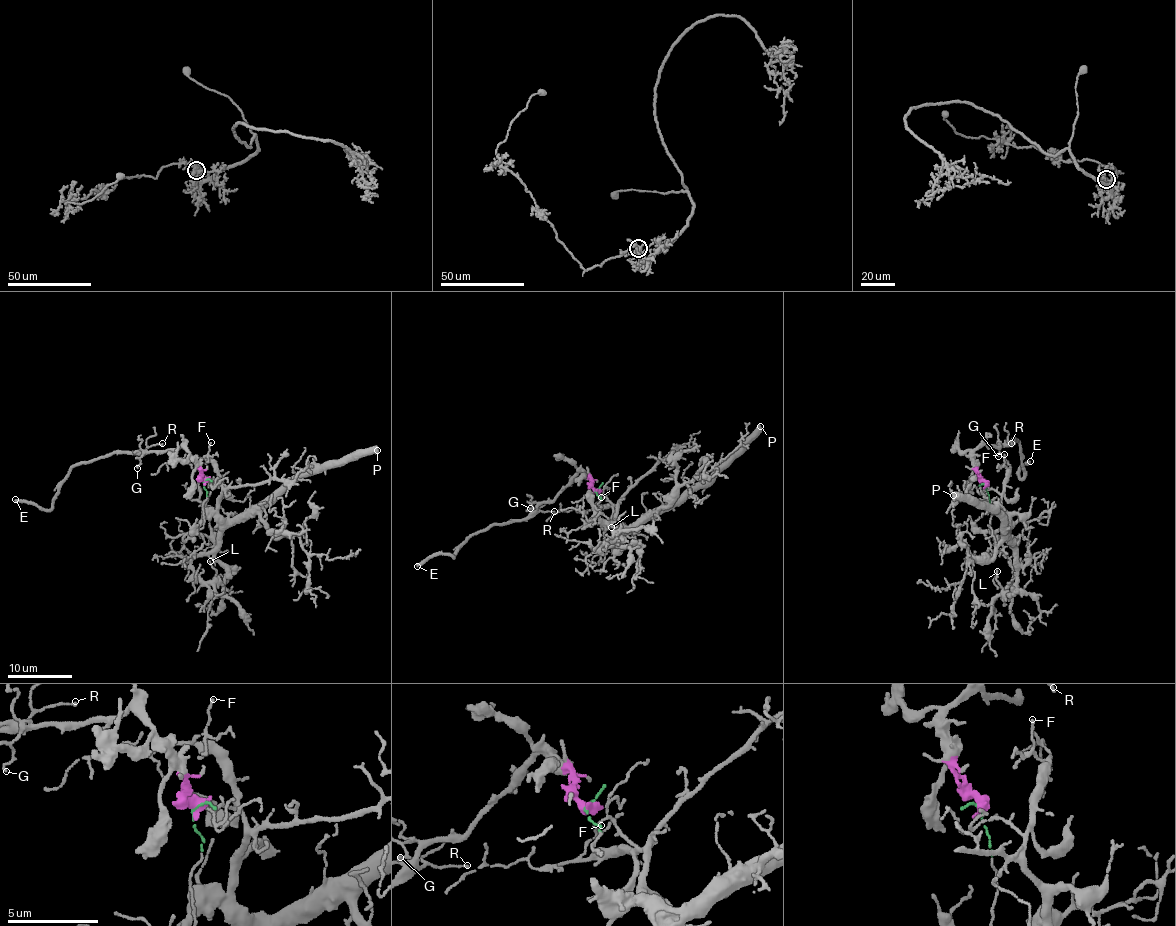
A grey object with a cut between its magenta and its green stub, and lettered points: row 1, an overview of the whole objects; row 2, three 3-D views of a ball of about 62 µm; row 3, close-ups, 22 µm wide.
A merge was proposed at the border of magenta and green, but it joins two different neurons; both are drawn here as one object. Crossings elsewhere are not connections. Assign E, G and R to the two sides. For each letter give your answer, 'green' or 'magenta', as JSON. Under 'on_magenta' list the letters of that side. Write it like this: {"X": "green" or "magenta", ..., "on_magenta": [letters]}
{"E": "magenta", "G": "magenta", "R": "magenta", "on_magenta": ["E", "G", "R"]}

